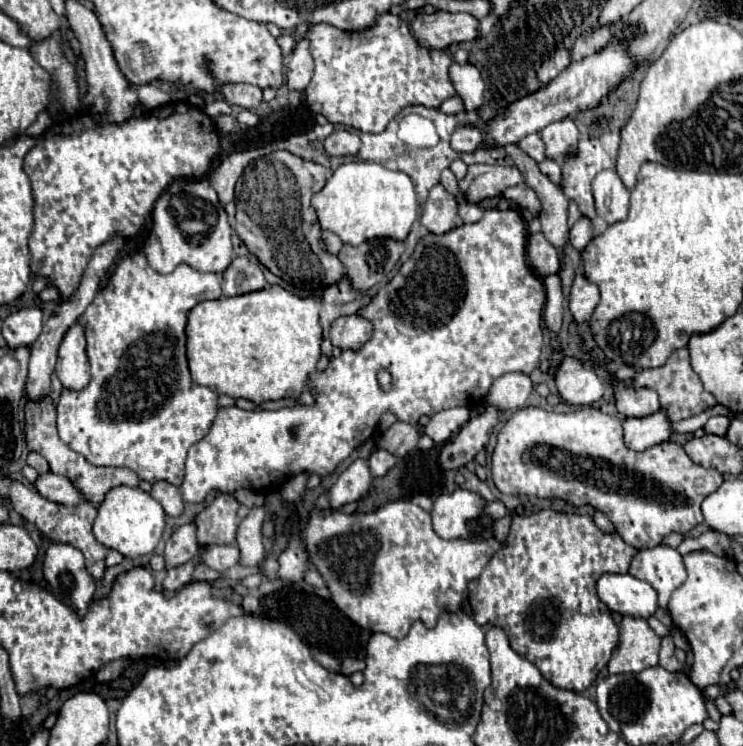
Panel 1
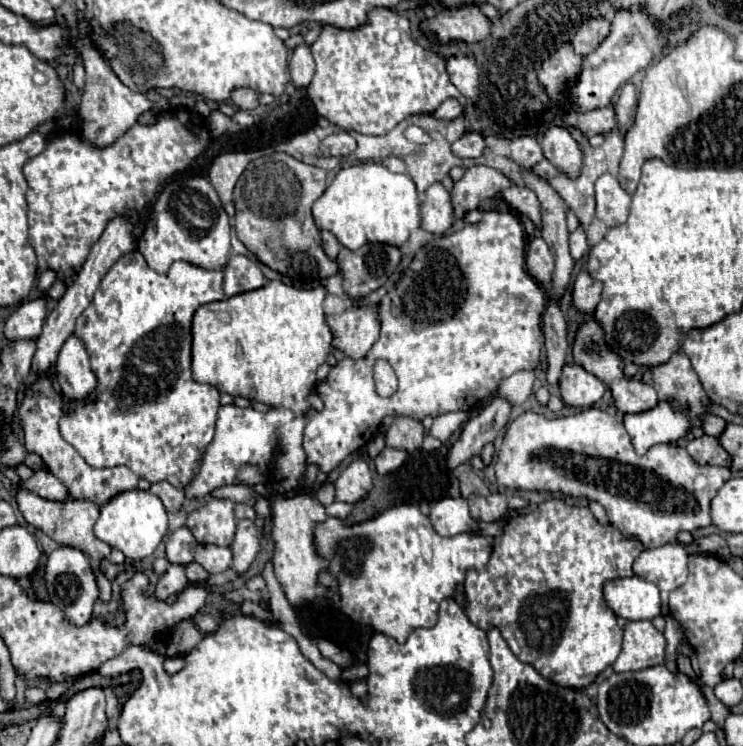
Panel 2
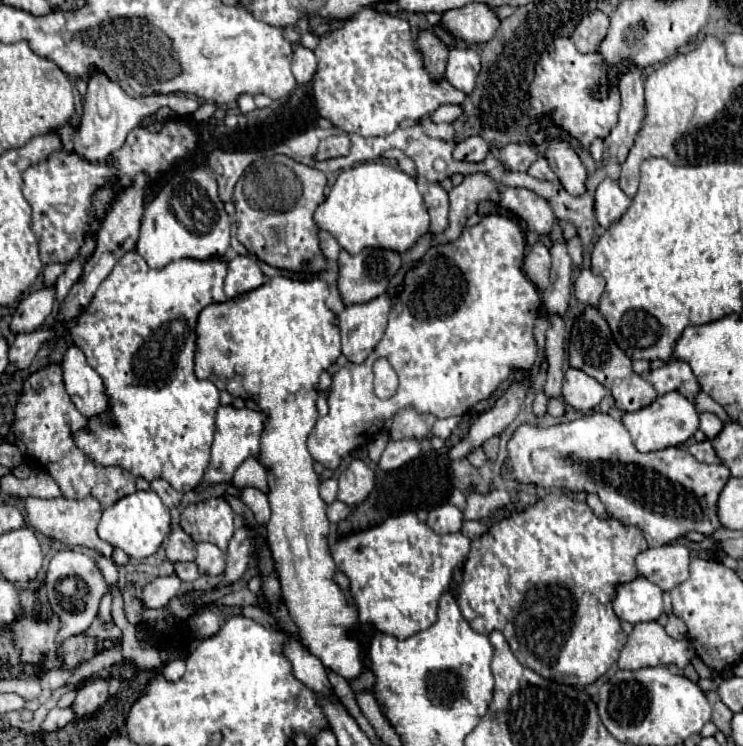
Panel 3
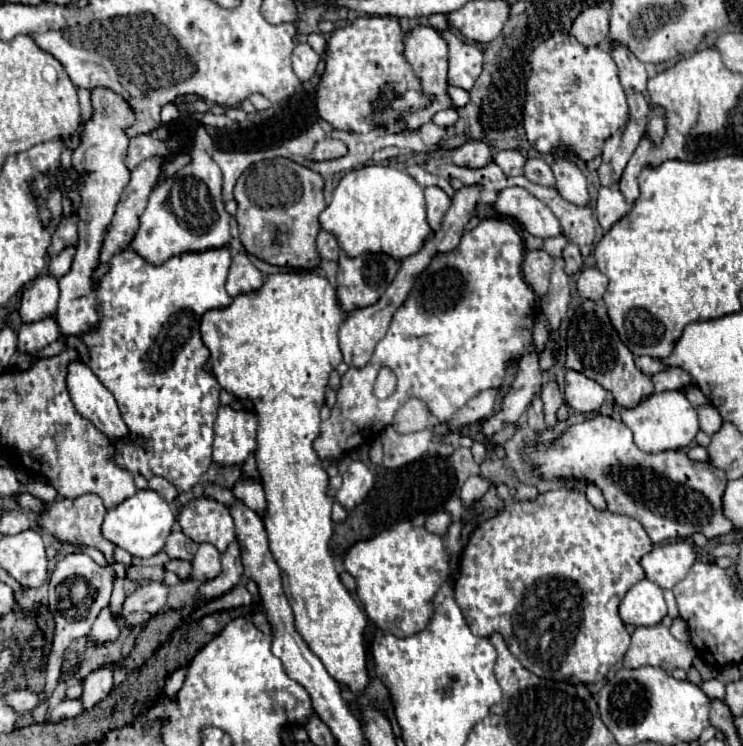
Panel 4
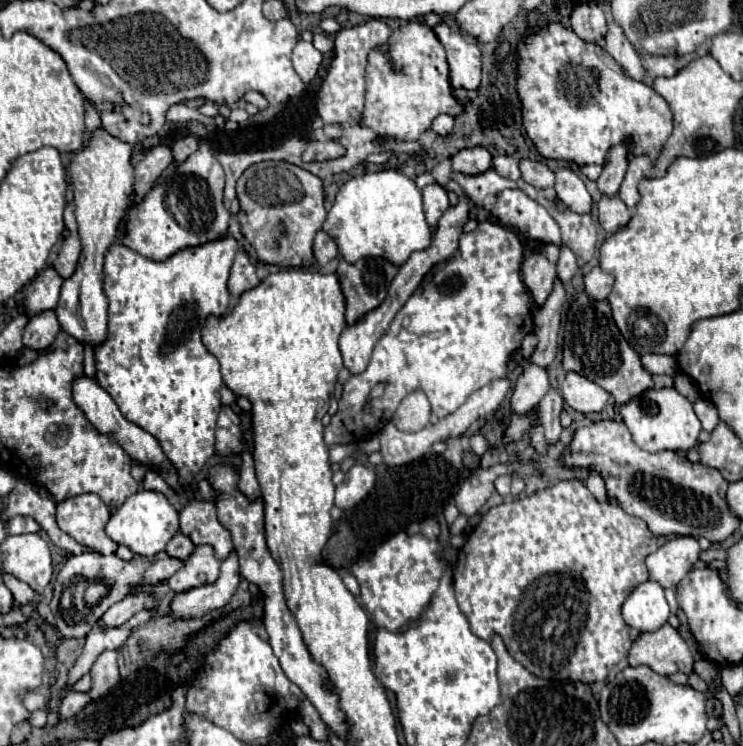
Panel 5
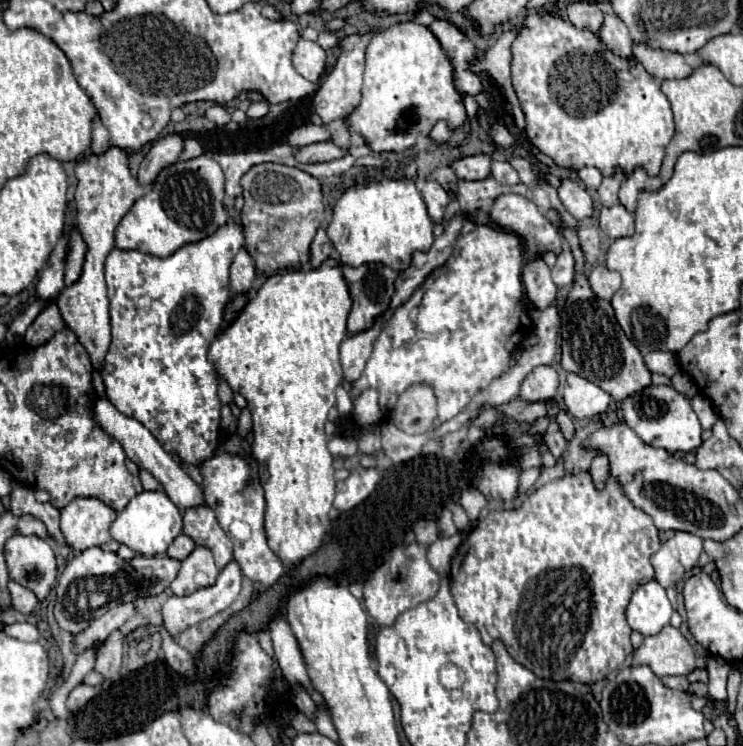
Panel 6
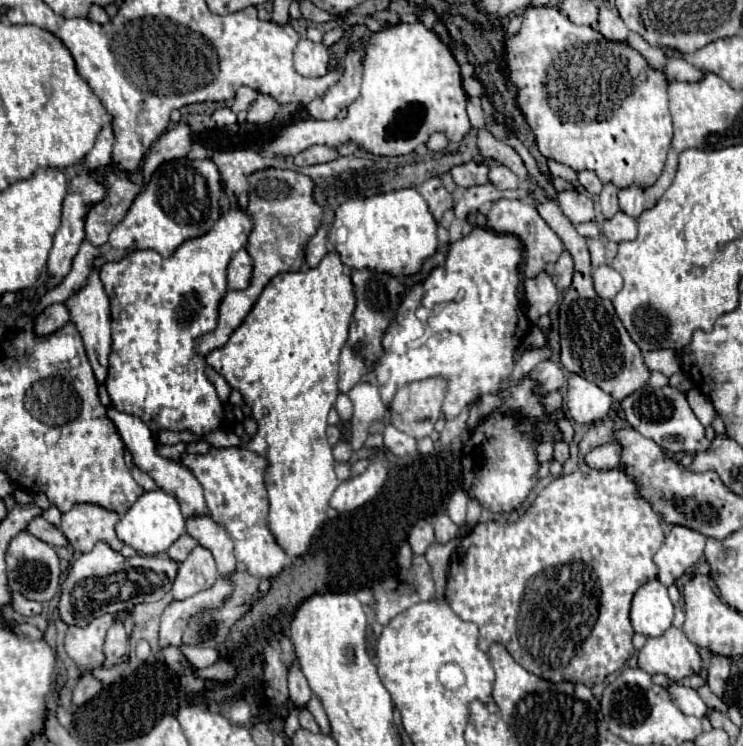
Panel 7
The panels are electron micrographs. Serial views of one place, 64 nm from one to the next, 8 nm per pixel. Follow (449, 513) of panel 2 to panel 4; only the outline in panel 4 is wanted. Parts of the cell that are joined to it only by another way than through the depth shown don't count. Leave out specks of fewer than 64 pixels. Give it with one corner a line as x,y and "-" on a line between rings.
446,512
430,514
430,516
426,518
426,530
432,532
432,534
444,534
444,532
448,530
450,522
452,522
452,520
450,520
450,514
446,514

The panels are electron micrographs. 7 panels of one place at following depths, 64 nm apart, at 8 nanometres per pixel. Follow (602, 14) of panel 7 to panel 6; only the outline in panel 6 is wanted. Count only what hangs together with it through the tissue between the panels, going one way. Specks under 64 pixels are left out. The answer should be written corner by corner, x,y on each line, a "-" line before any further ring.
606,14
604,24
600,26
602,42
618,56
632,58
632,38
626,24
616,14

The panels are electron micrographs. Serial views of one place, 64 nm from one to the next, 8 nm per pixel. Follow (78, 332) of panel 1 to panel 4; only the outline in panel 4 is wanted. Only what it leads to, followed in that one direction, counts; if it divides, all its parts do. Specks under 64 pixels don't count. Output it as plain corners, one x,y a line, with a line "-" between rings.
84,362
70,364
66,382
76,410
86,420
90,420
110,440
130,440
130,430
118,412
114,396
100,384

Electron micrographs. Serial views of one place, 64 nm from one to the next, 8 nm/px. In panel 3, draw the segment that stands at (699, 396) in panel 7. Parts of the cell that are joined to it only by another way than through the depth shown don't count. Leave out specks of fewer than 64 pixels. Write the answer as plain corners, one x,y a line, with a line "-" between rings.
702,412
700,414
700,430
712,440
720,430
722,430
724,422
716,416
716,414
710,414
710,412

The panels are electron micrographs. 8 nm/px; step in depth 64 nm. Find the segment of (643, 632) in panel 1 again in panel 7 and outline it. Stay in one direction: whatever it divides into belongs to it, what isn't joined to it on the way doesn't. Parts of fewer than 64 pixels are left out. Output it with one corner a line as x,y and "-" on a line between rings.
668,628
658,638
648,638
638,652
638,664
648,674
666,674
672,680
698,674
702,656
680,628

